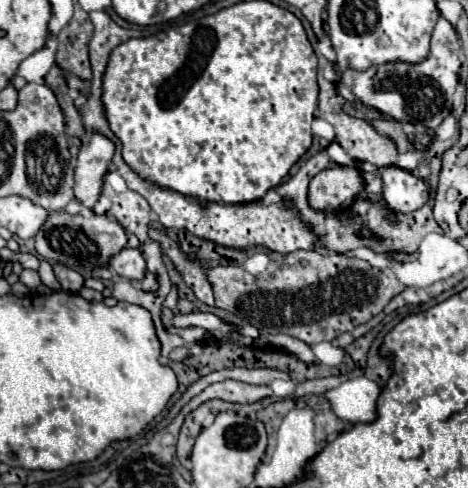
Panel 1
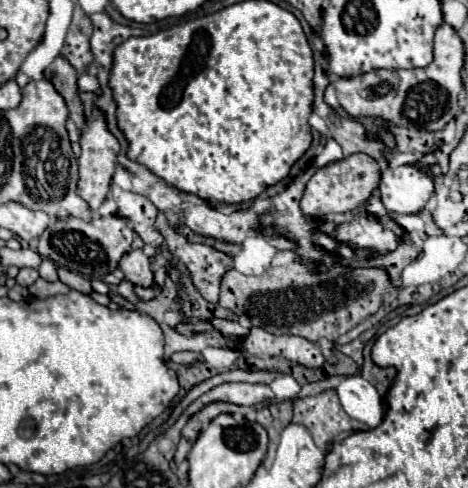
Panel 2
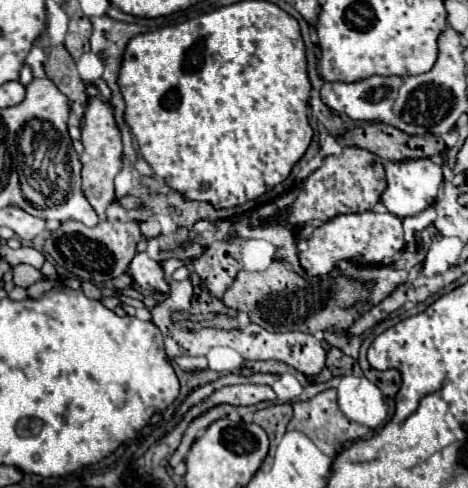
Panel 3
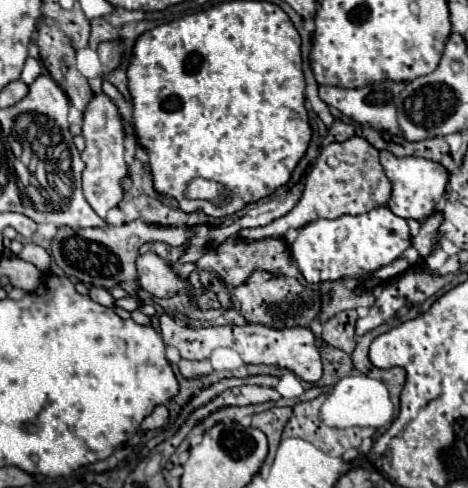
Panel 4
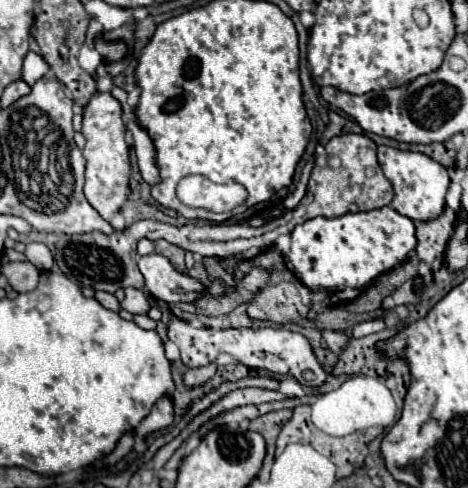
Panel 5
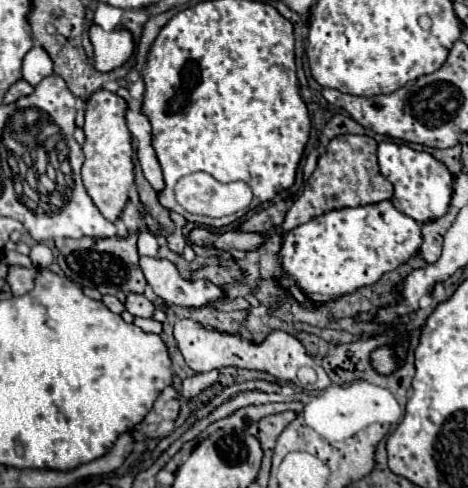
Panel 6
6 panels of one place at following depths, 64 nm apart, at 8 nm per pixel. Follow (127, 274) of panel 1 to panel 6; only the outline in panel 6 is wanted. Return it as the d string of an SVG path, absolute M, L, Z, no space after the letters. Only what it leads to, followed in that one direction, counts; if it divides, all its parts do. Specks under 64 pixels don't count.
M140 258L140 268L150 284L150 288L168 304L178 304L186 308L200 308L224 298L224 290L212 282L204 280L184 280L176 266L168 260Z

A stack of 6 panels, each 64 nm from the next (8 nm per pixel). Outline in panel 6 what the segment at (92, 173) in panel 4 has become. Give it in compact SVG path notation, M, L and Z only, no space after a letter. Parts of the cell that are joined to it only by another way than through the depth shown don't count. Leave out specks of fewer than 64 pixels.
M98 90L86 100L86 122L84 134L86 140L82 144L82 152L86 156L82 166L84 186L102 212L102 216L110 222L116 222L124 204L128 202L128 190L134 184L134 162L132 162L132 136L126 126L126 110L128 104L116 92Z

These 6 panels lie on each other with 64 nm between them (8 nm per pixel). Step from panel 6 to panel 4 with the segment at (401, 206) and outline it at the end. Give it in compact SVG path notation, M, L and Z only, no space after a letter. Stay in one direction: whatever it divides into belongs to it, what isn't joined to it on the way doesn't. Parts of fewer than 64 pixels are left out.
M380 150L380 162L386 172L386 176L392 182L392 198L388 202L388 208L396 212L396 216L402 218L414 218L414 220L424 220L430 214L434 214L436 204L442 200L448 184L448 172L442 164L434 160L426 160L420 156L404 156L398 158L388 150Z

